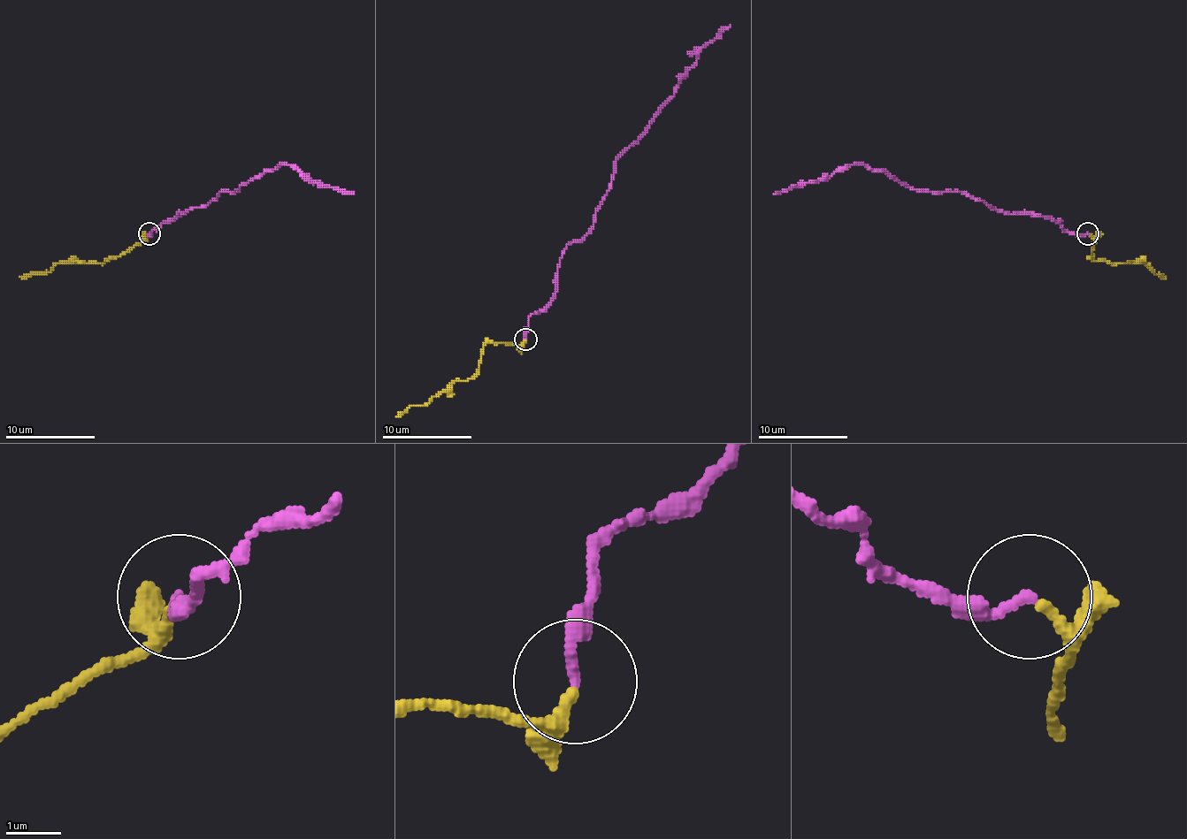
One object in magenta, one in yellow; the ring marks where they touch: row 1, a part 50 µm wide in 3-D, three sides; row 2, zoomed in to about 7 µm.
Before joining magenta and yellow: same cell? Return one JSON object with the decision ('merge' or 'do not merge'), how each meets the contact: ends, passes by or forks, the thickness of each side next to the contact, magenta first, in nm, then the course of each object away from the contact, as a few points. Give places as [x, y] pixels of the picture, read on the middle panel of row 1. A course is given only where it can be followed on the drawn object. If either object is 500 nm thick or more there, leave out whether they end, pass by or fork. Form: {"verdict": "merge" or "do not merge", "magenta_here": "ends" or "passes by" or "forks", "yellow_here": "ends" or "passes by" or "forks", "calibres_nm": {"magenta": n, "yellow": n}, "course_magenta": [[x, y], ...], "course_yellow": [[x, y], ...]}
{"verdict": "merge", "magenta_here": "ends", "yellow_here": "passes by", "calibres_nm": {"magenta": 180, "yellow": 150}, "course_magenta": [[526, 339], [528, 318], [555, 291], [562, 251], [593, 224], [613, 163], [670, 98], [696, 54], [730, 25]], "course_yellow": [[526, 340], [516, 345], [487, 343], [478, 369], [470, 378], [454, 381], [425, 406], [409, 406], [396, 416]]}

